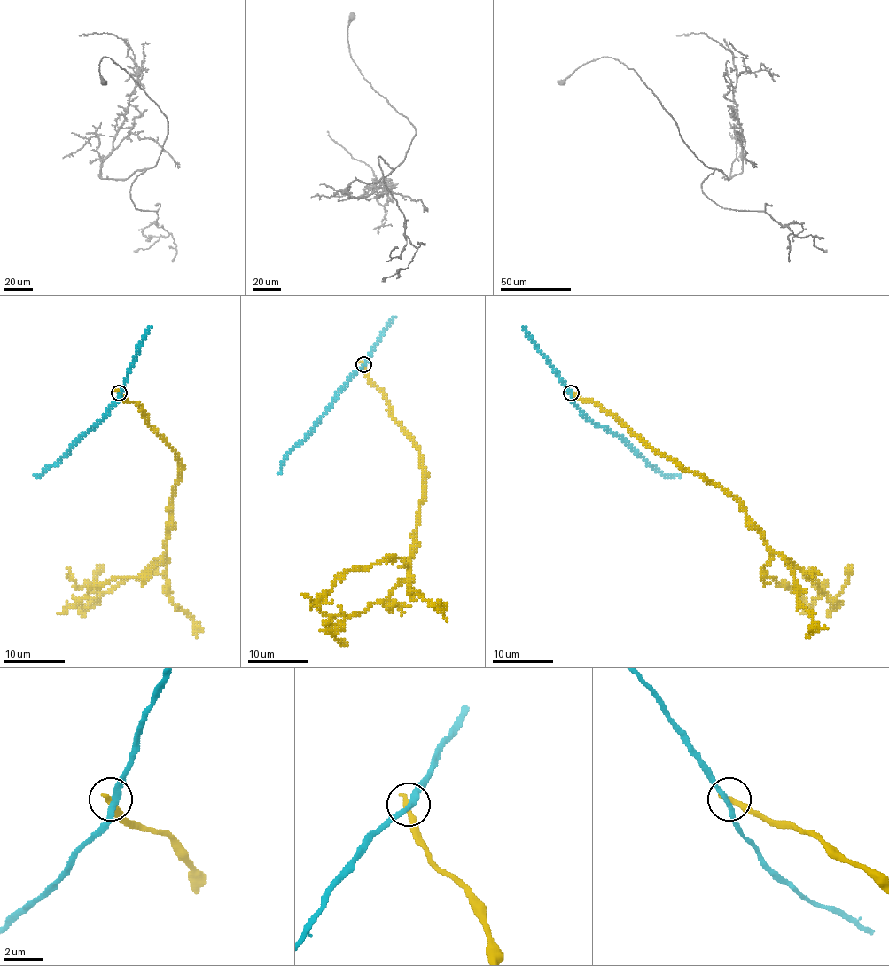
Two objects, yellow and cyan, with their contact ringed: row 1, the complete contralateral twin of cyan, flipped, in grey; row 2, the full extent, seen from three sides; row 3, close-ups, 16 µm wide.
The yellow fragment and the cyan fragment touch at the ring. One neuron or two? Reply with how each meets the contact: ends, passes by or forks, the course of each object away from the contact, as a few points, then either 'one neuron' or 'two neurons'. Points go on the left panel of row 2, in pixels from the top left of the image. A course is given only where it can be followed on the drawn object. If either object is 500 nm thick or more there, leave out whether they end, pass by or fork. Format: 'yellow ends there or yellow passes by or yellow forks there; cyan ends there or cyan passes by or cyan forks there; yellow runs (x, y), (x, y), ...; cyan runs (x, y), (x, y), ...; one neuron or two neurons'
yellow ends there; cyan passes by; yellow runs (119, 393), (173, 449), (179, 477), (166, 555), (91, 601), (101, 564); cyan runs (119, 393), (117, 401), (95, 425), (42, 474), (35, 474); two neurons

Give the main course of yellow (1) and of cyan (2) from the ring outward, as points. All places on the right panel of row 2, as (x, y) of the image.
1: (570, 393), (623, 421), (653, 449), (727, 490), (772, 550), (787, 558), (834, 601), (853, 564)
2: (570, 393), (572, 401), (588, 418), (597, 425), (611, 430), (662, 474), (680, 474)

